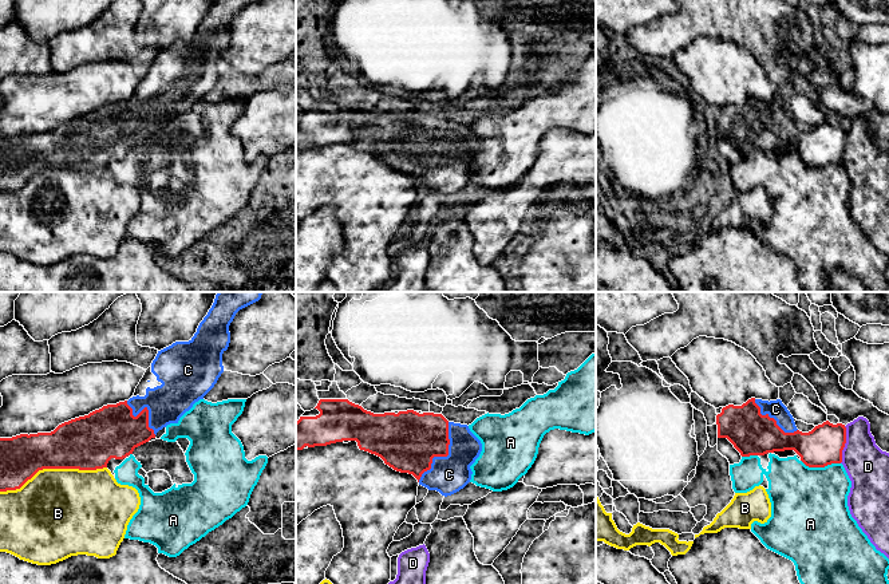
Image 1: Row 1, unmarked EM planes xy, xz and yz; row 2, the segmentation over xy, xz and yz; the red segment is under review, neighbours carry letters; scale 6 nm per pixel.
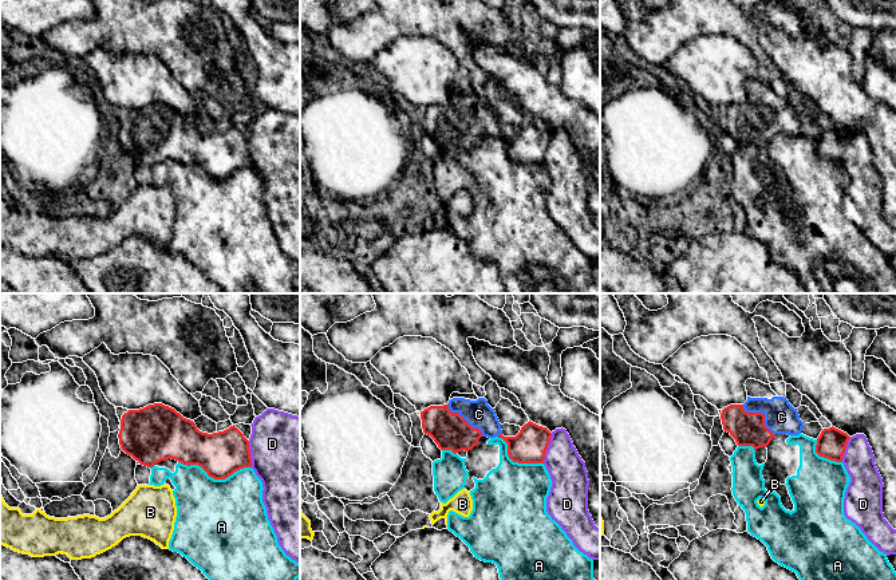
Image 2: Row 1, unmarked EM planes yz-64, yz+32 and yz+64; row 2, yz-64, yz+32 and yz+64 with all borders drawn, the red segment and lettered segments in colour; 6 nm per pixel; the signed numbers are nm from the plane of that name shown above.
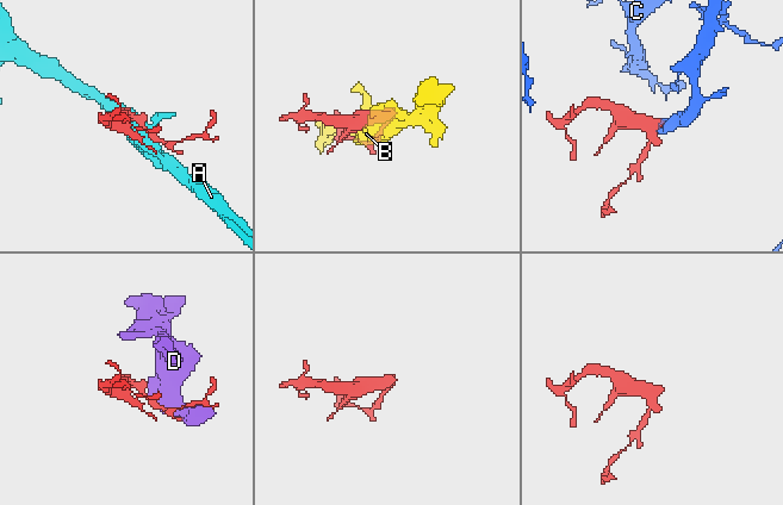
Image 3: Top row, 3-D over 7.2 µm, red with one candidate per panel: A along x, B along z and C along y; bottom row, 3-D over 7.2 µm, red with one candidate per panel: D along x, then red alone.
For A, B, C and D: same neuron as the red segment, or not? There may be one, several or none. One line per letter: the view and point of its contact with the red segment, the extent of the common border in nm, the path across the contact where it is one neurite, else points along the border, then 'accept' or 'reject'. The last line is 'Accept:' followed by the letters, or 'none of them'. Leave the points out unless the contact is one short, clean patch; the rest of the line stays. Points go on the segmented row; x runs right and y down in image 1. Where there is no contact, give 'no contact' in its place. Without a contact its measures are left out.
A: yz (821, 466) | 240 nm | reject
B: xy (52, 468) | 650 nm | reject
C: xz (443, 456) | 400 nm | accept
D: yz (844, 445) | 220 nm | reject
Accept: C

